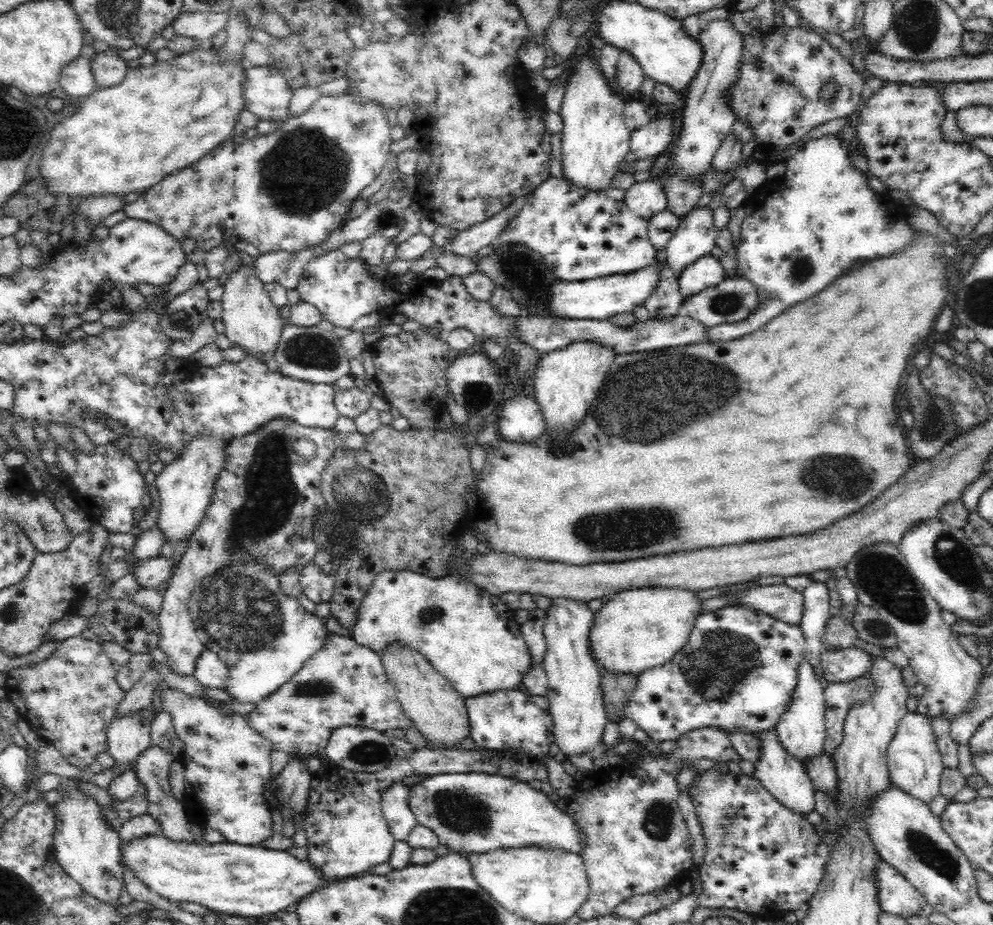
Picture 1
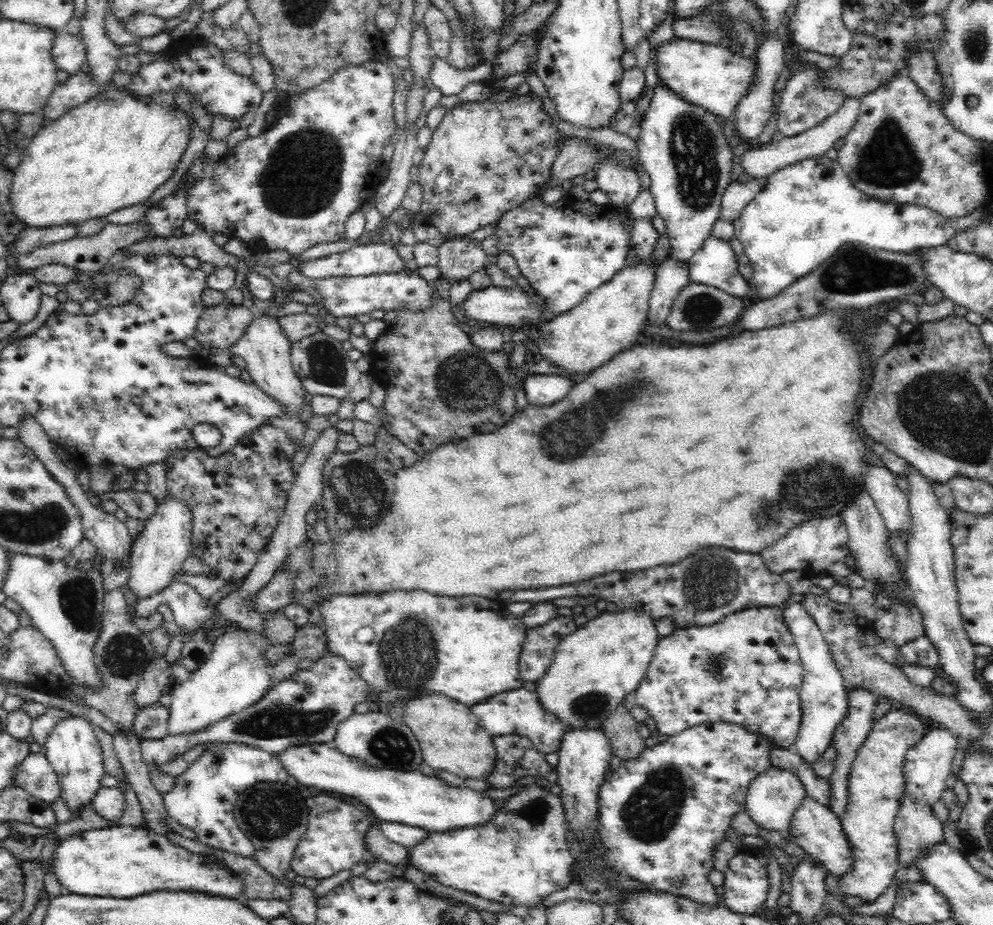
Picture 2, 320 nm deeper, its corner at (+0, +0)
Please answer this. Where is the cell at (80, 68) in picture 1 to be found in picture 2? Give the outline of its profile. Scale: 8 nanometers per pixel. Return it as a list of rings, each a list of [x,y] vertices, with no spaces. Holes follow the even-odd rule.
[[[64,30],[56,33],[53,38],[51,55],[58,69],[73,75],[80,71],[80,64],[86,60],[86,47],[78,35]]]

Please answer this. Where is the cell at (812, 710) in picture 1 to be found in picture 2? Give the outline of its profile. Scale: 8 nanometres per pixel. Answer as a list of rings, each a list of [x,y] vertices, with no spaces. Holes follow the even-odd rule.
[[[771,767],[750,783],[745,798],[745,810],[759,828],[782,833],[791,828],[791,817],[807,796],[805,787],[795,772]]]

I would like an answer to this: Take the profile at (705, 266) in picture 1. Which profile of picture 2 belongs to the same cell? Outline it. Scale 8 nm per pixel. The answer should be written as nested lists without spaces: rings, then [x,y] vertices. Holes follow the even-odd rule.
[[[708,237],[688,263],[689,280],[713,286],[751,302],[752,286],[738,270],[738,257],[728,241]]]

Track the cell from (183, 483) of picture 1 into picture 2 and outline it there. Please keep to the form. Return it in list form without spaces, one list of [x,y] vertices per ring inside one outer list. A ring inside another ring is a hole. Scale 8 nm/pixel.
[[[168,496],[157,505],[156,513],[145,522],[143,532],[131,544],[127,565],[125,585],[134,595],[136,603],[142,598],[155,595],[176,580],[176,575],[182,570],[182,563],[190,555],[192,521],[193,514],[190,513],[189,506]]]

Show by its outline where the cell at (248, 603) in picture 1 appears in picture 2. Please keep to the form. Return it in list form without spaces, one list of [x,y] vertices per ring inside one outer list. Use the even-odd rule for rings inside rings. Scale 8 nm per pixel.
[[[251,630],[228,631],[224,633],[214,644],[208,660],[202,664],[192,676],[185,682],[171,688],[171,703],[169,706],[169,733],[172,735],[187,735],[197,733],[208,725],[220,722],[231,714],[244,710],[258,702],[268,690],[268,682],[271,678],[271,669],[274,669],[274,662],[266,662],[262,659],[264,650],[268,648],[268,641],[262,632]]]

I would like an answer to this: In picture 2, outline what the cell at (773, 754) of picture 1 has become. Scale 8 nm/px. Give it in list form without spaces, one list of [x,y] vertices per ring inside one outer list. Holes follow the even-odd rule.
[[[807,796],[791,817],[790,831],[794,834],[794,841],[802,847],[809,856],[820,861],[828,872],[834,876],[847,875],[852,866],[851,844],[847,841],[847,834],[843,832],[840,817],[822,805],[815,798]]]

